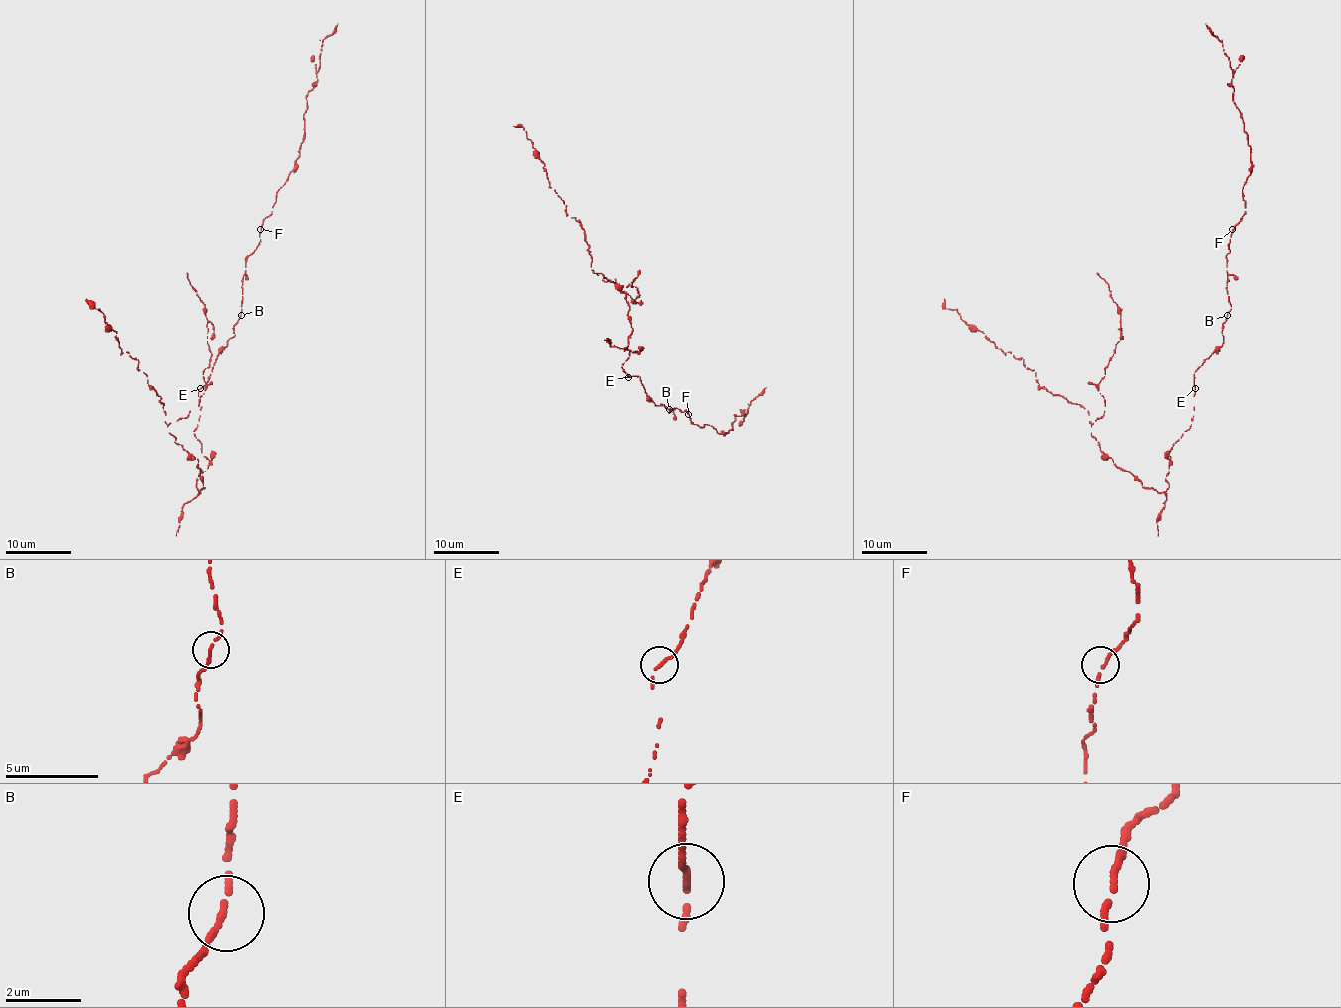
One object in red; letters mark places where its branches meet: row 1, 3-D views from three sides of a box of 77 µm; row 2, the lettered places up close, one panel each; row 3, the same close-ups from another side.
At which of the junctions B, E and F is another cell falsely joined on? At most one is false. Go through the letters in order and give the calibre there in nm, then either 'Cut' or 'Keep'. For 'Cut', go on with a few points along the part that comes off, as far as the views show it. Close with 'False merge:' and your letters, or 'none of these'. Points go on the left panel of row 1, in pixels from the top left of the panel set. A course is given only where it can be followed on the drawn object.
B: Thickness 200 nm. Keep
E: Thickness 200 nm. Keep
F: Thickness 220 nm. Keep
False merge: none of these

